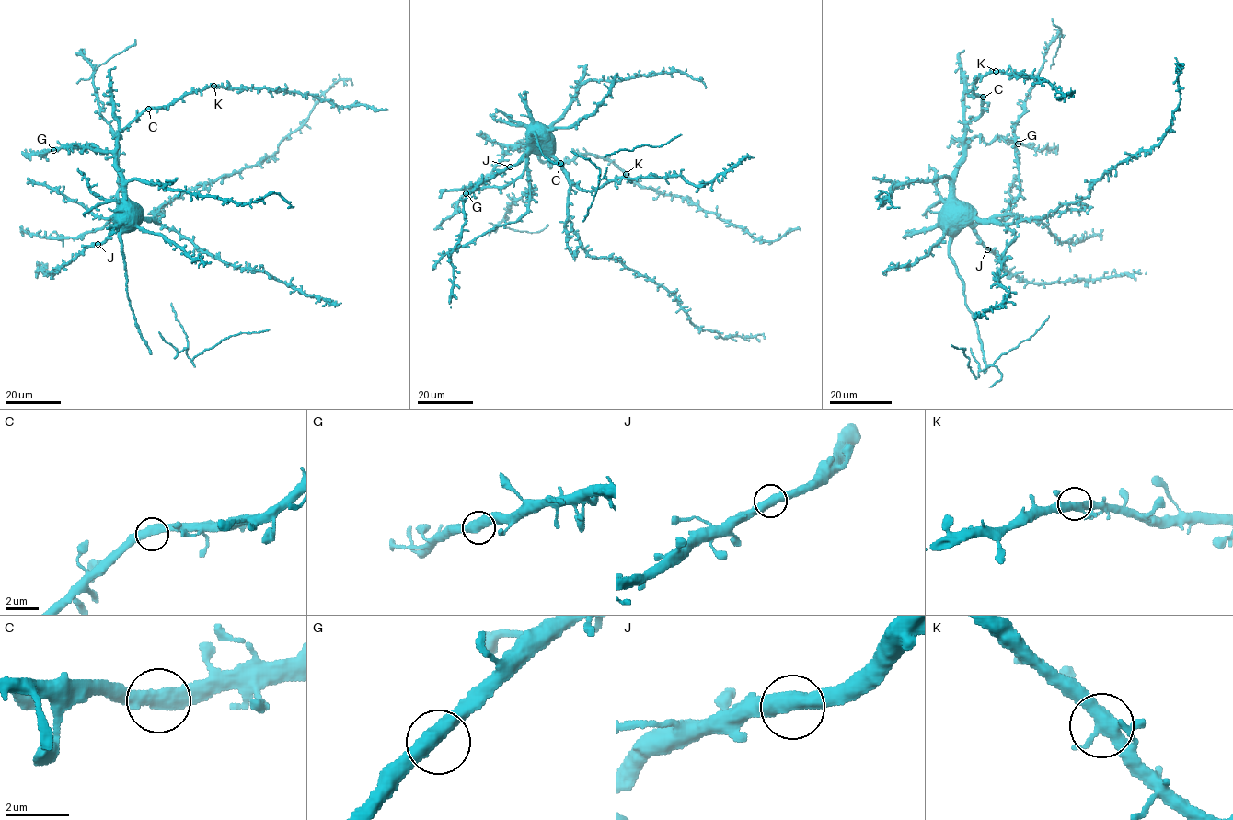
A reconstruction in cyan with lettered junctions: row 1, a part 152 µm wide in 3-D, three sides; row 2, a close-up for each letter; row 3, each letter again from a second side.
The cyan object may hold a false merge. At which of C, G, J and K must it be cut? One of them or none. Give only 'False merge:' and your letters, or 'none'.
False merge: none

